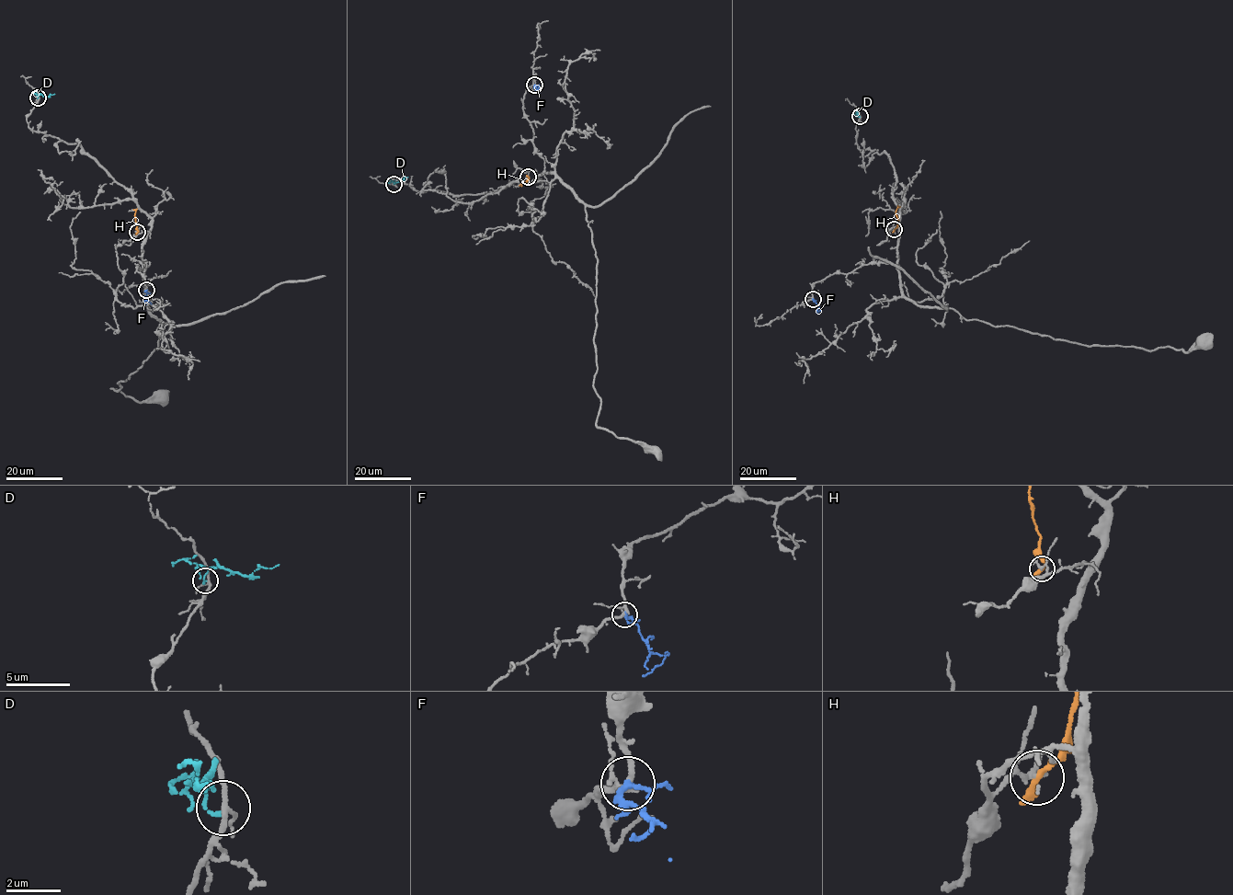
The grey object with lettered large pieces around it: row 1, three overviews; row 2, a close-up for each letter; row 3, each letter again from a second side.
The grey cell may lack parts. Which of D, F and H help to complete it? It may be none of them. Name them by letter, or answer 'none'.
none

